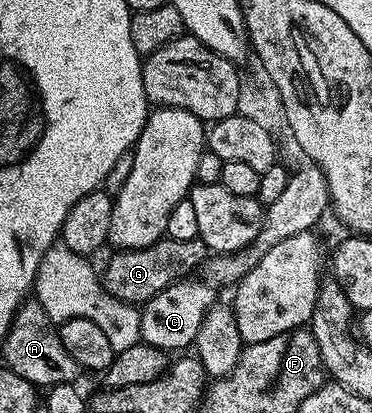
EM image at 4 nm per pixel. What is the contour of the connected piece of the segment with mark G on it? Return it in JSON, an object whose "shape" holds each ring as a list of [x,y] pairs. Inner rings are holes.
{"shape":[[[198,238],[189,242],[176,240],[158,240],[153,246],[144,248],[125,248],[110,253],[107,265],[101,268],[101,283],[110,296],[116,296],[126,304],[142,306],[161,290],[178,280],[190,277],[191,272],[200,267],[208,259],[209,250],[205,242]]]}

